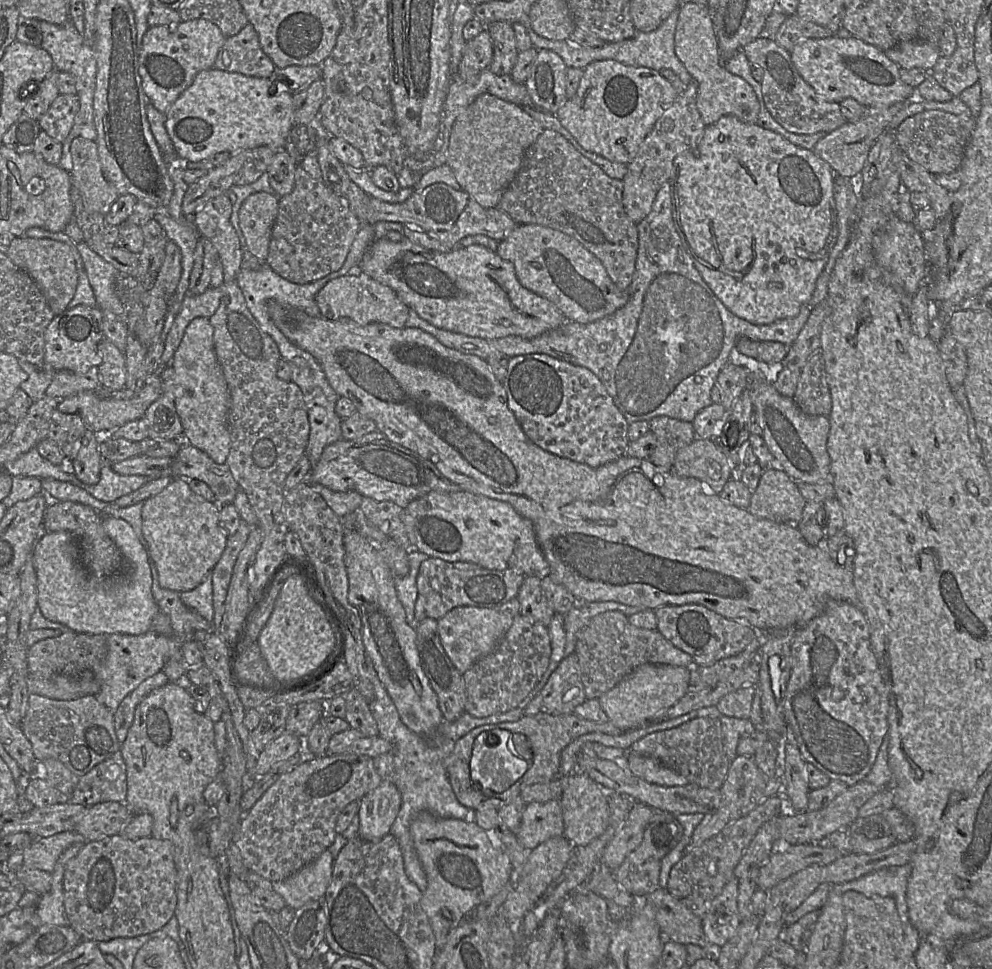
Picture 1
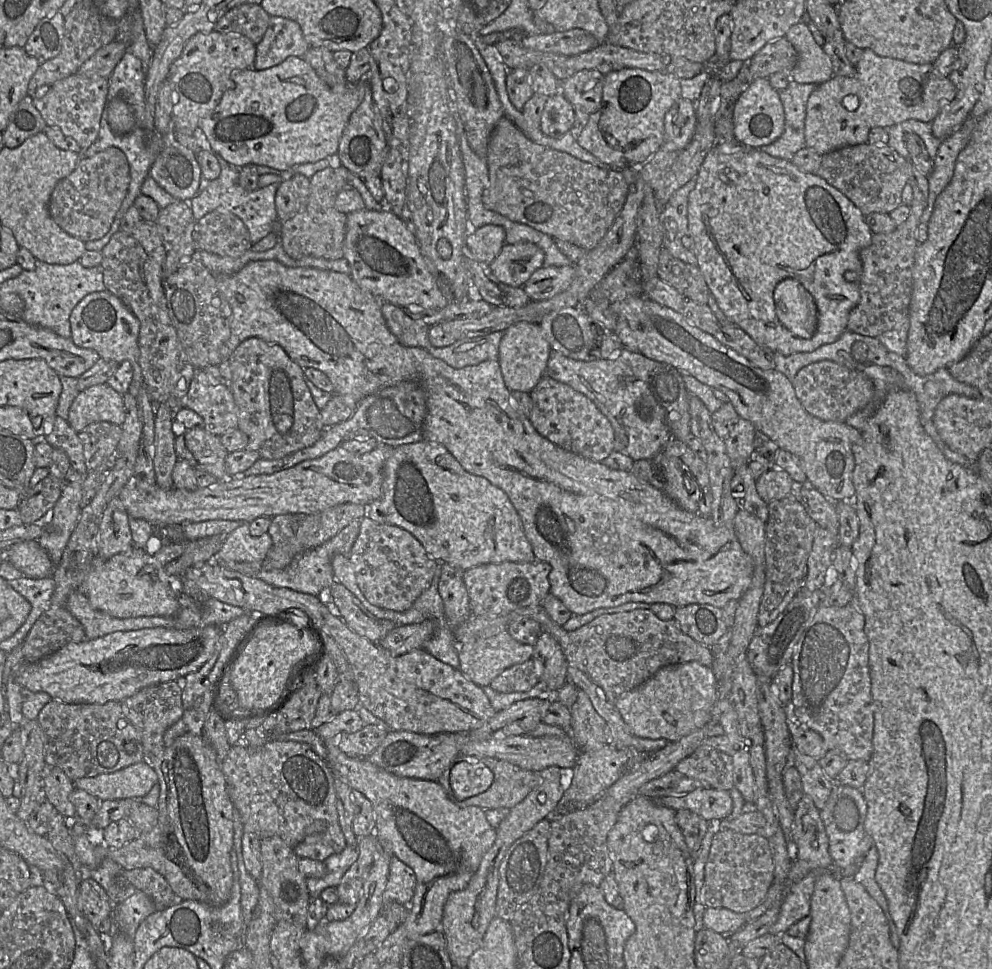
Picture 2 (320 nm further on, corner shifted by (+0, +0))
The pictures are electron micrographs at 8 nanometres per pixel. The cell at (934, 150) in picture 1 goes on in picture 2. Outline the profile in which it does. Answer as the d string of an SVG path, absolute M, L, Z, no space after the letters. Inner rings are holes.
M870 143L846 146L822 155L821 165L816 171L830 185L847 196L867 216L872 213L890 213L902 204L902 191L909 181L912 163L908 158L901 156L888 144L876 146Z

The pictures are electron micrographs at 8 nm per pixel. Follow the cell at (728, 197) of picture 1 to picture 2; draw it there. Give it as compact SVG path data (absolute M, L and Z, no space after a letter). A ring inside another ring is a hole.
M741 144L735 147L716 145L705 157L695 178L695 187L688 197L688 231L694 241L697 266L710 294L716 299L723 313L759 345L784 355L811 352L822 345L835 342L847 330L849 313L859 303L861 297L862 262L859 254L862 249L871 244L873 236L861 210L819 175L805 172L789 160L773 157L761 149Z

